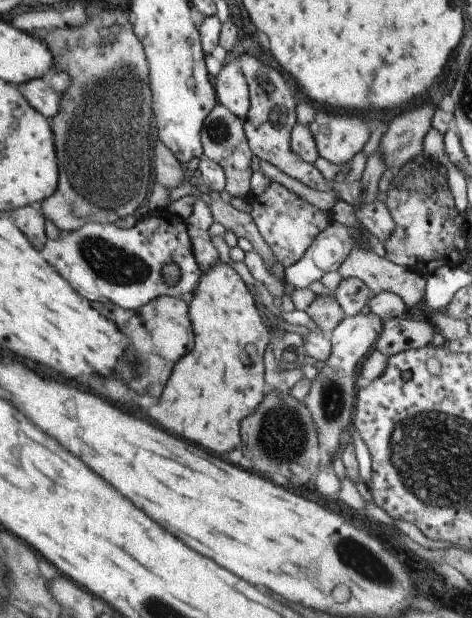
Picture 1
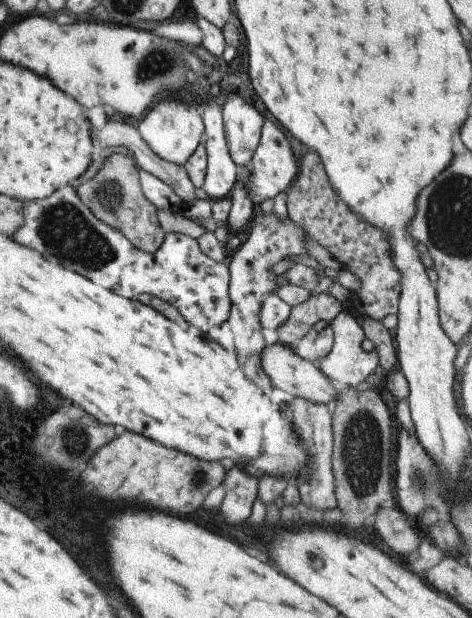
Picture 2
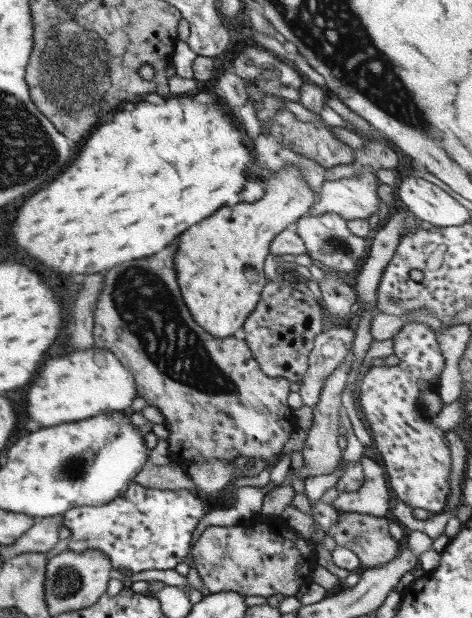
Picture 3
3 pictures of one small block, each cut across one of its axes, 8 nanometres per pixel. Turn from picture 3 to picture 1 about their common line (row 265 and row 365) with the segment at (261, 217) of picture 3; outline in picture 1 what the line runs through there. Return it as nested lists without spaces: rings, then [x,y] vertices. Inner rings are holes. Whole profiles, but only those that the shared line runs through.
[[[219,261],[210,270],[202,272],[188,304],[193,335],[196,334],[196,346],[190,354],[176,362],[162,396],[154,406],[146,410],[146,414],[166,432],[172,432],[214,454],[228,454],[240,444],[242,418],[252,414],[264,400],[264,390],[268,385],[264,381],[263,356],[270,346],[271,330],[262,323],[249,286],[246,286],[238,272],[228,263]]]

